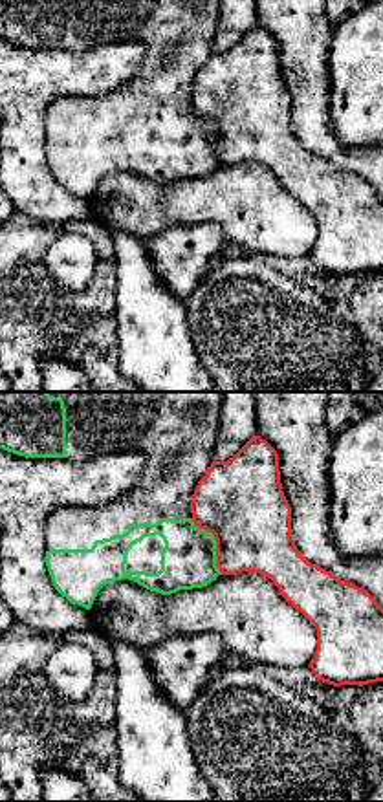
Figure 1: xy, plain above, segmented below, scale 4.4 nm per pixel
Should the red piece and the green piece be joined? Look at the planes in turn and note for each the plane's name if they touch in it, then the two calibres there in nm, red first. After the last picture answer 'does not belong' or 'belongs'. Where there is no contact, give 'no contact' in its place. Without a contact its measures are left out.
contact in xy; calibres 380 and 240 nm

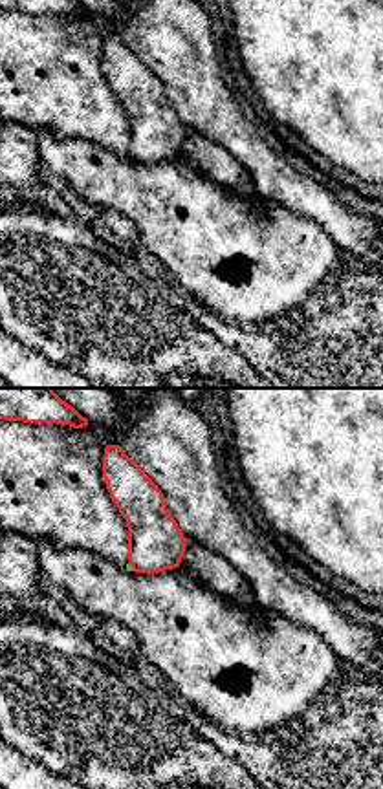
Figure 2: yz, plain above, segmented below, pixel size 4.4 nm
contact in yz; calibres 240 and 30 nm

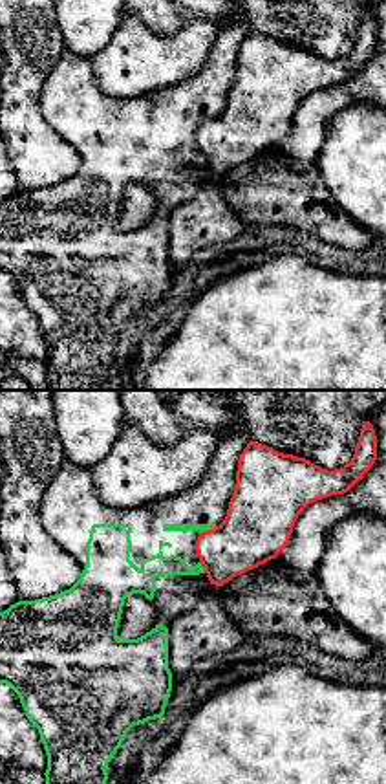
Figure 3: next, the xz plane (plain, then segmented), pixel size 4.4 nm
contact in xz; calibres 300 and 40 nm

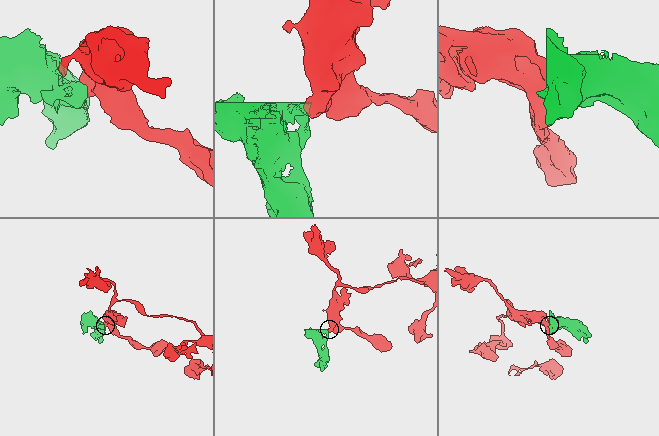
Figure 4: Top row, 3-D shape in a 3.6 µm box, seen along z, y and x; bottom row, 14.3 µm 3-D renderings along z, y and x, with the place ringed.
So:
does not belong

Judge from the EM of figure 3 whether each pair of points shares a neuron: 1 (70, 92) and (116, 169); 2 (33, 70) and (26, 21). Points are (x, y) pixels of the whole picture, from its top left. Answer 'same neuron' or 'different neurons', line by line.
1: same neuron
2: same neuron

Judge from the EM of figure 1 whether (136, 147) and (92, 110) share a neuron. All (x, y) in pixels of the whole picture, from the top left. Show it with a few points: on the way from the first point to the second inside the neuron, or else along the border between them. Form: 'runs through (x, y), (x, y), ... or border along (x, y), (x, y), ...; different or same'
runs through (125, 136), (103, 121); same

